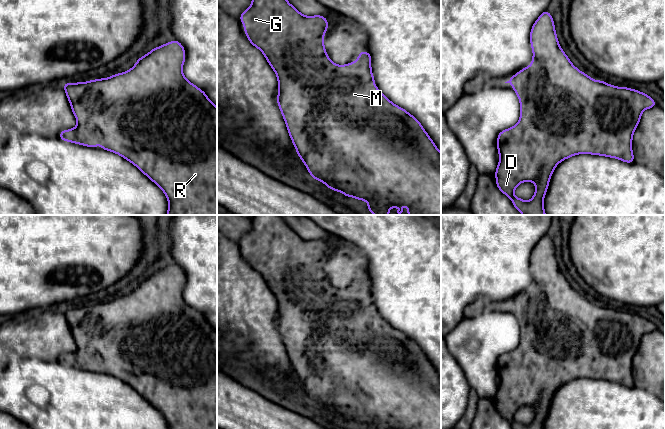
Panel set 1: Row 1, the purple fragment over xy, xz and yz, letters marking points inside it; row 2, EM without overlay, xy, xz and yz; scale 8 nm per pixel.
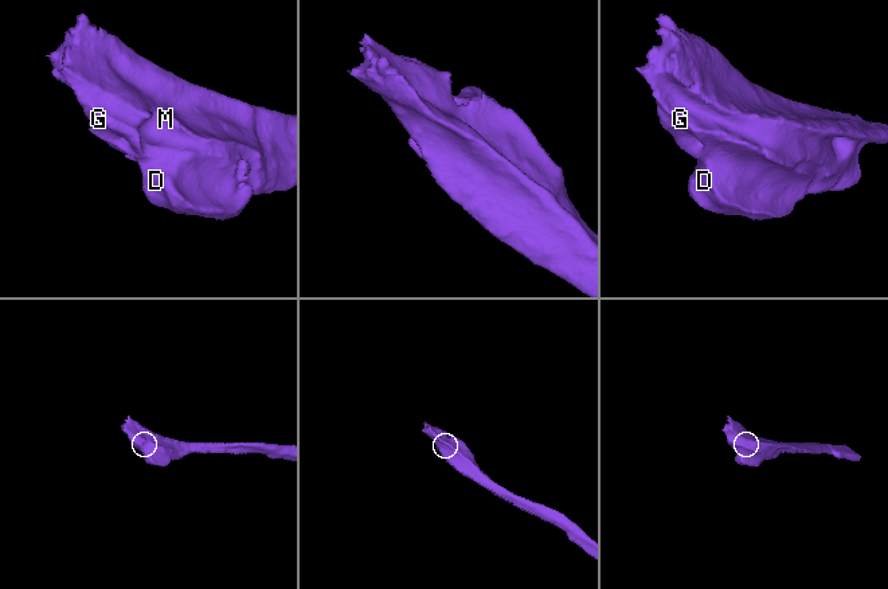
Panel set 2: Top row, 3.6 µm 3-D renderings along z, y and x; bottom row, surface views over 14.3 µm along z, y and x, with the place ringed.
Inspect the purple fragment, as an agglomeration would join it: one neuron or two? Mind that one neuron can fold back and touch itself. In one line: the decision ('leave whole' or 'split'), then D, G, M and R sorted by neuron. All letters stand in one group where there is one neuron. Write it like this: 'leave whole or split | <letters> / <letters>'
leave whole | D G M R

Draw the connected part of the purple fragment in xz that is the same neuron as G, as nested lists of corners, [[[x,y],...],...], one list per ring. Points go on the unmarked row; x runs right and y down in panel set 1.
[[[255,215],[251,222],[252,228],[240,239],[240,246],[244,248],[244,255],[250,267],[262,275],[277,299],[279,314],[277,327],[297,378],[304,386],[309,398],[315,404],[323,406],[329,413],[341,416],[346,421],[369,426],[369,429],[441,429],[441,376],[417,342],[395,329],[379,315],[372,298],[370,277],[361,274],[355,286],[343,290],[334,288],[327,280],[324,271],[323,260],[328,252],[328,244],[324,240],[301,238],[280,215]]]

